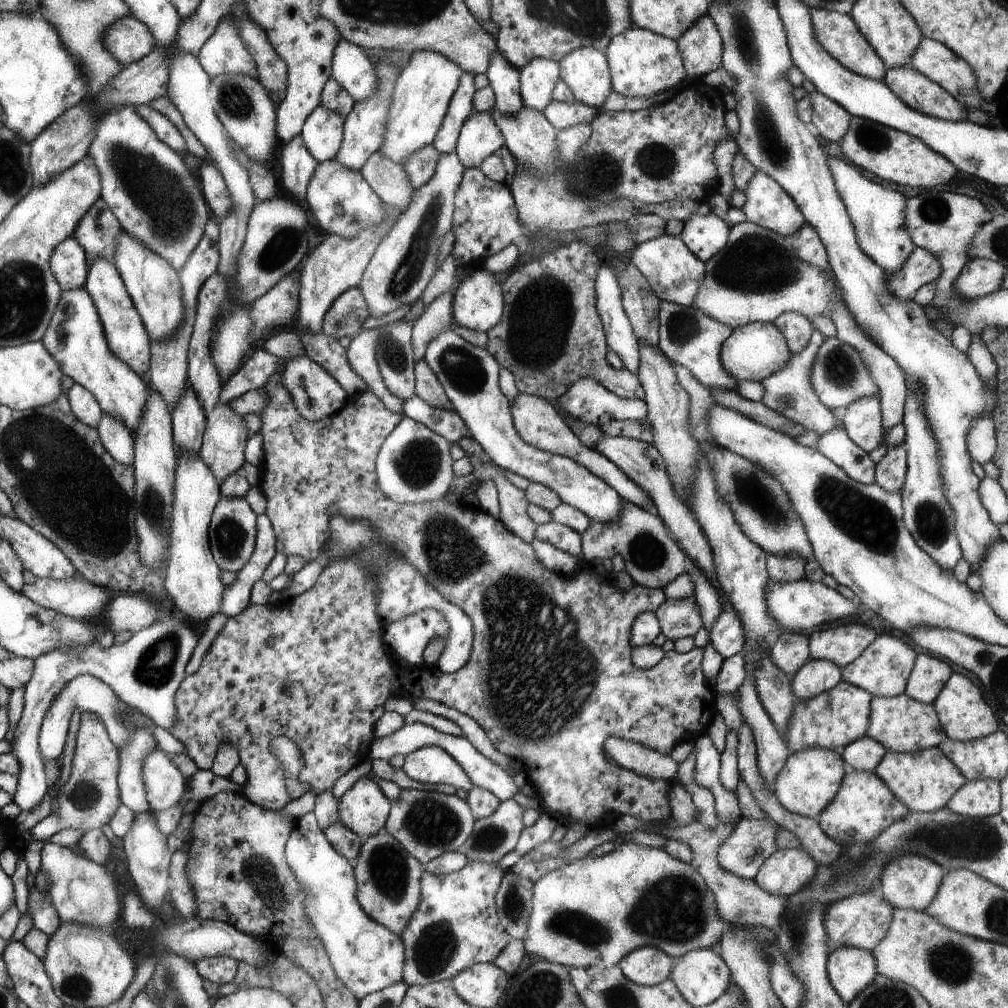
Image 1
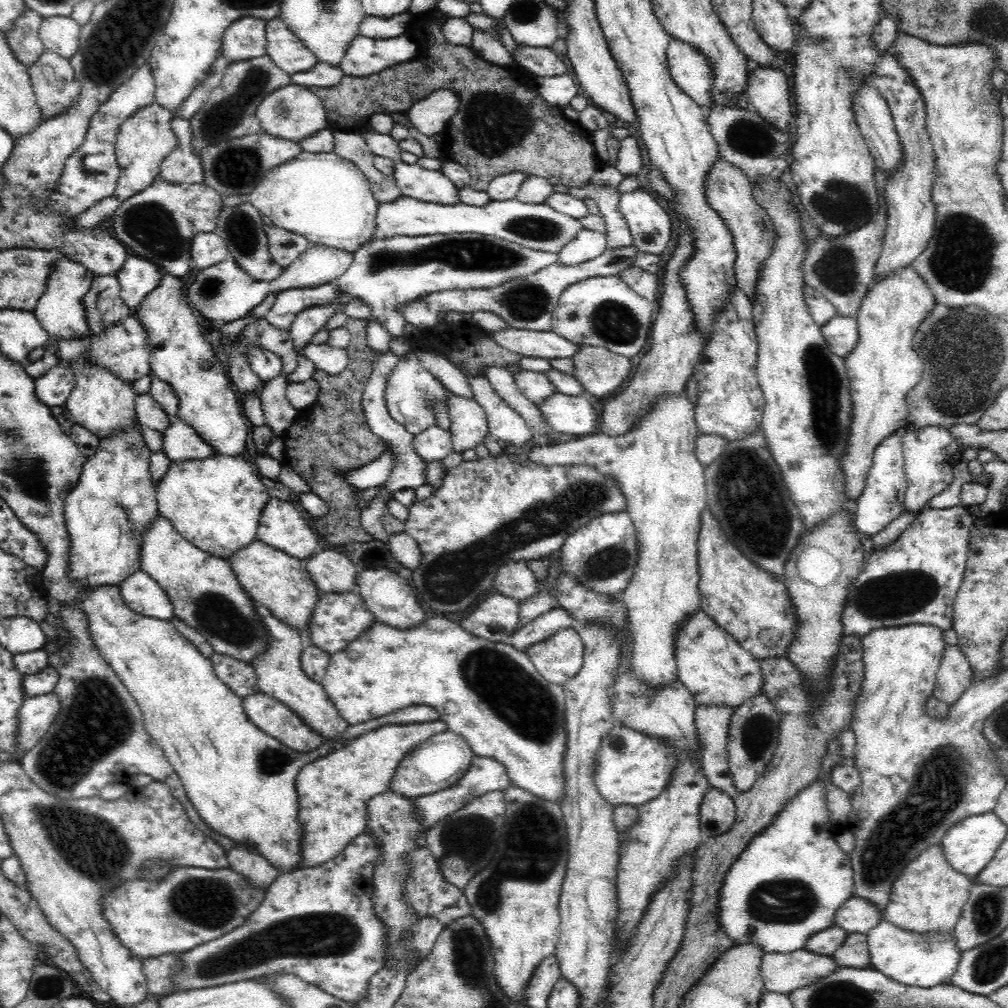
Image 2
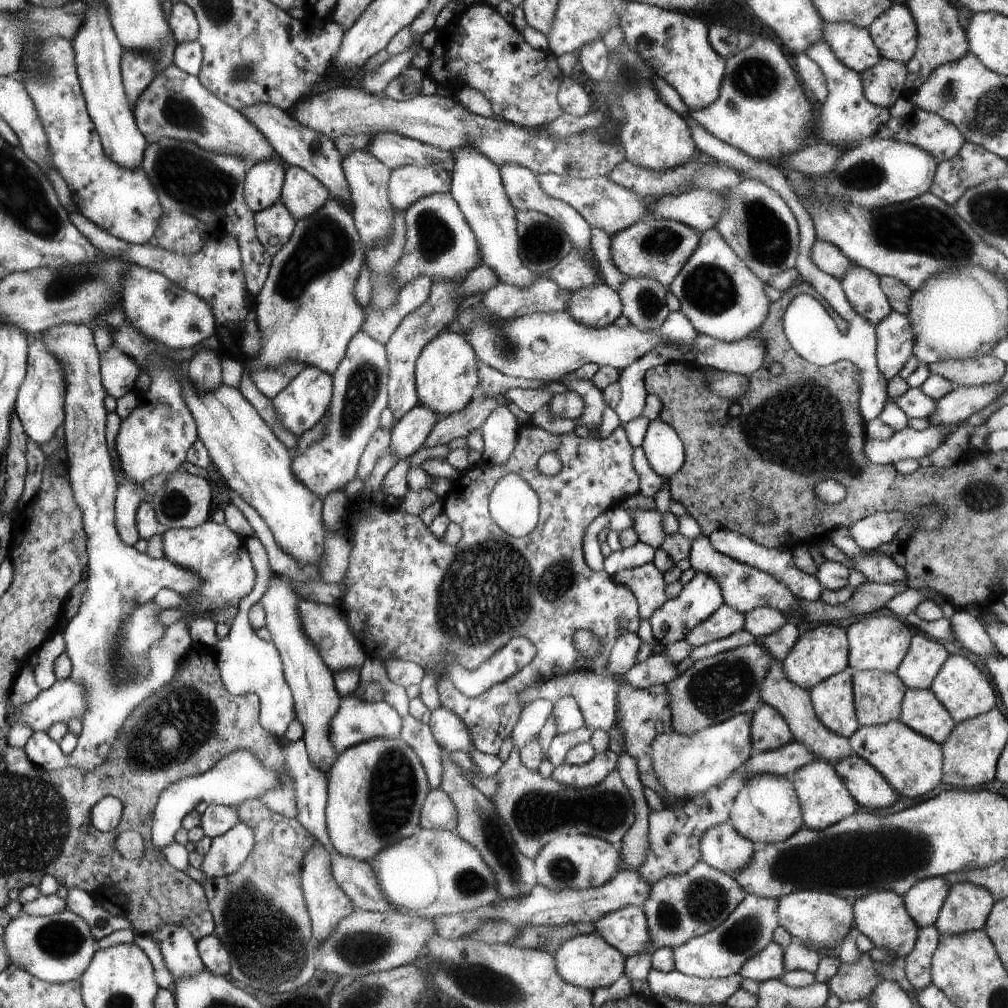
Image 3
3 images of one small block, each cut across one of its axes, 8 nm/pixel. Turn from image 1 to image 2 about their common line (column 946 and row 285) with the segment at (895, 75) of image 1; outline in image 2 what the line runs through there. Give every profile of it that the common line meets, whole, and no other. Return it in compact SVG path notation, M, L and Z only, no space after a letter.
M96 276L86 292L84 310L90 328L90 338L104 334L108 328L130 316L134 310L124 304L118 276Z

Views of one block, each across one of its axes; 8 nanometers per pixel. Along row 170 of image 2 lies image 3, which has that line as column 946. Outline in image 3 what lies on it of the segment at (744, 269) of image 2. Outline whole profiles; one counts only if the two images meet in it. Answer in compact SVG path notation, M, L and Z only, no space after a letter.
M929 688L905 690L899 722L935 744L945 744L955 728L953 718Z

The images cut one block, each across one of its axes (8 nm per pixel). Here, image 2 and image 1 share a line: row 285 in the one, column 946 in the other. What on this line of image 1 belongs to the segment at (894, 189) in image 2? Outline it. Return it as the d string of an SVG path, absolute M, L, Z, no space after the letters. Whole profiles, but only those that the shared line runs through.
M903 856L903 858L891 862L889 866L885 866L885 872L881 874L881 884L879 884L881 896L885 896L885 900L889 900L889 904L895 910L923 912L937 896L945 876L947 876L947 872L933 860L927 860L923 856Z

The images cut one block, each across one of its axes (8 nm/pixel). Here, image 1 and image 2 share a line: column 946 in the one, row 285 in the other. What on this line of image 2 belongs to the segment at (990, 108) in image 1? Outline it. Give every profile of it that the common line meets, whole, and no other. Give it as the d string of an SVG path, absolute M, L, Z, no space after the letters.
M60 258L46 282L46 292L40 296L36 304L36 318L40 320L40 326L48 334L52 342L68 342L68 340L88 340L90 328L86 320L86 310L84 310L84 296L92 286L92 280L96 278L94 272L90 272L84 264L74 262L70 258Z

